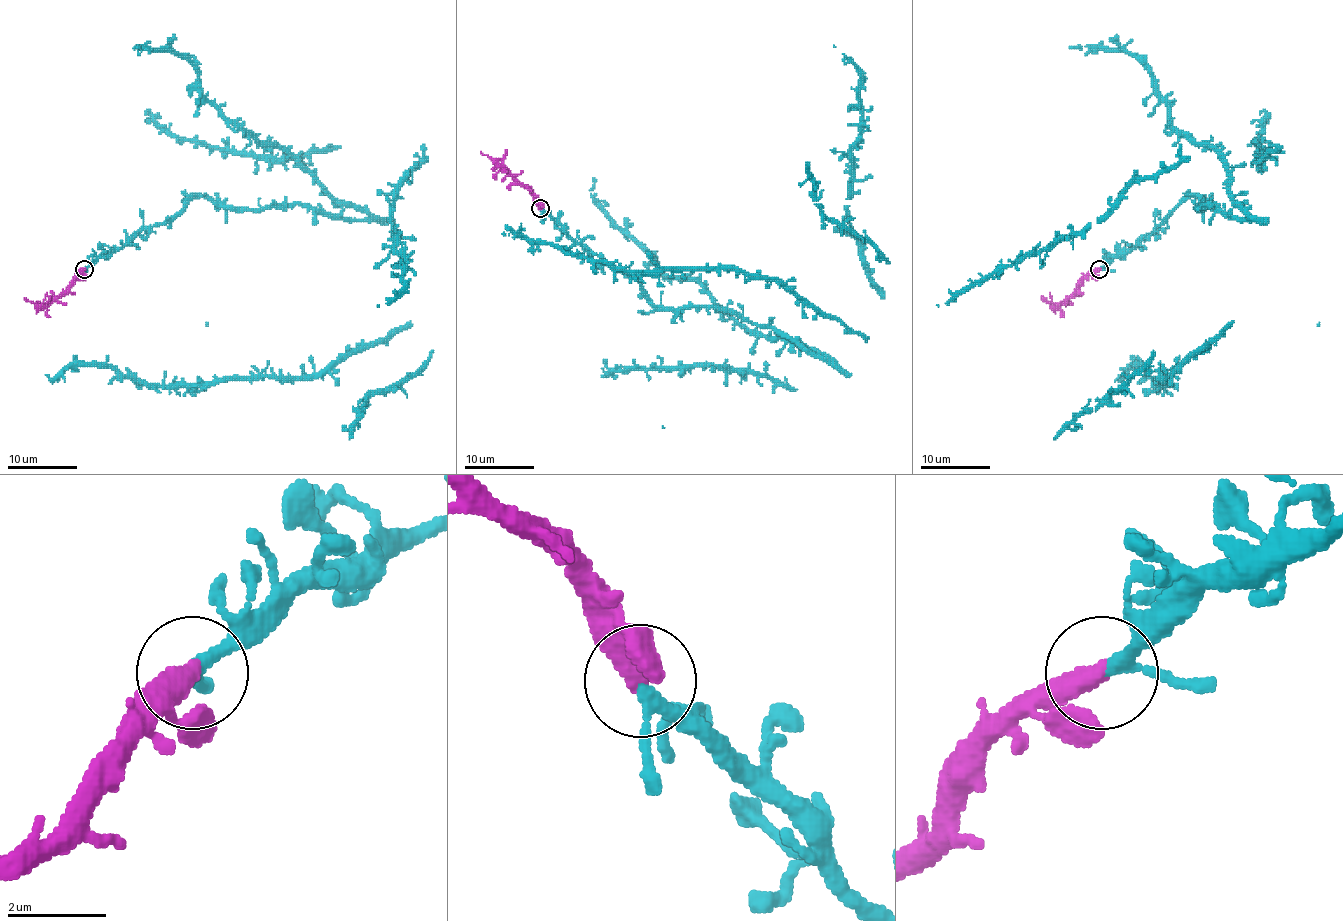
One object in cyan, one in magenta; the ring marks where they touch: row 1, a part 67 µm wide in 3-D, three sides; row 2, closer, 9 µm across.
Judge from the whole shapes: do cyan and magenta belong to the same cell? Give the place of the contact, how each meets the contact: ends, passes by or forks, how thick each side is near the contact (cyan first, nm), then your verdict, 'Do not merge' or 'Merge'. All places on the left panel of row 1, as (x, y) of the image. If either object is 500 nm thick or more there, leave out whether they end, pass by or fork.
Place: (84, 269). At the ring cyan passes by. At the ring magenta ends. Thickness 220 nm (cyan) against 440 nm. Merge

